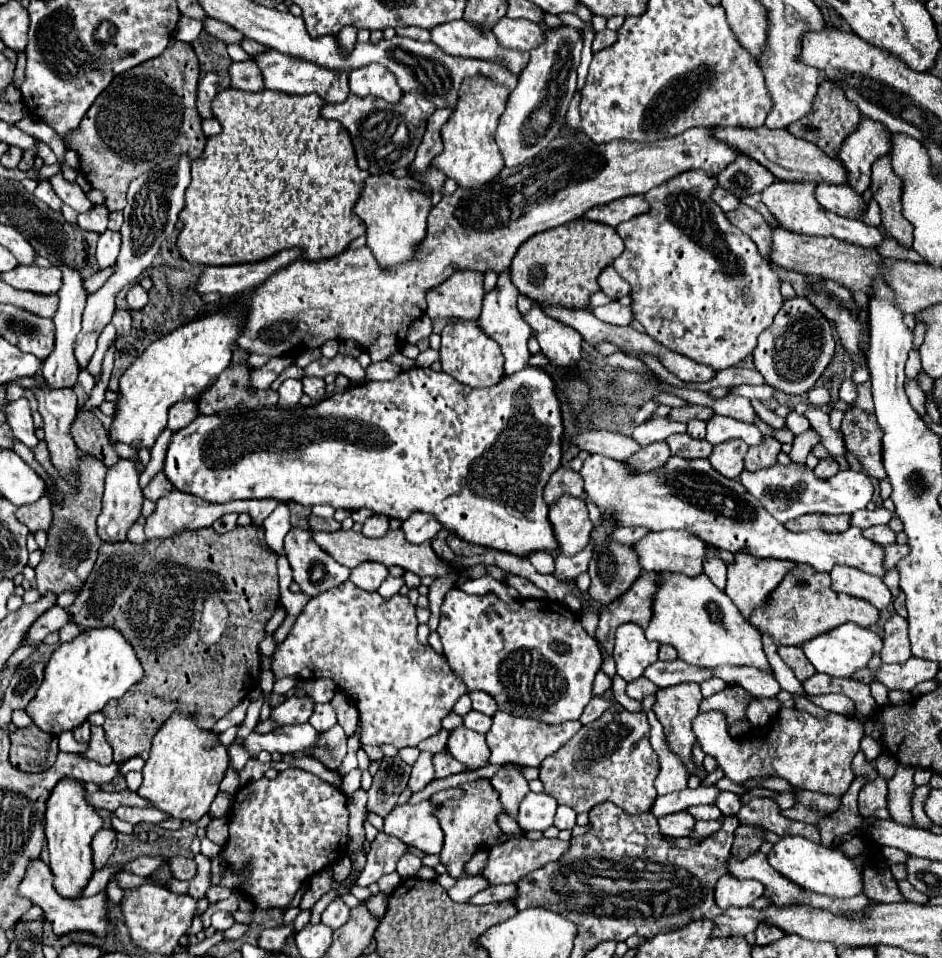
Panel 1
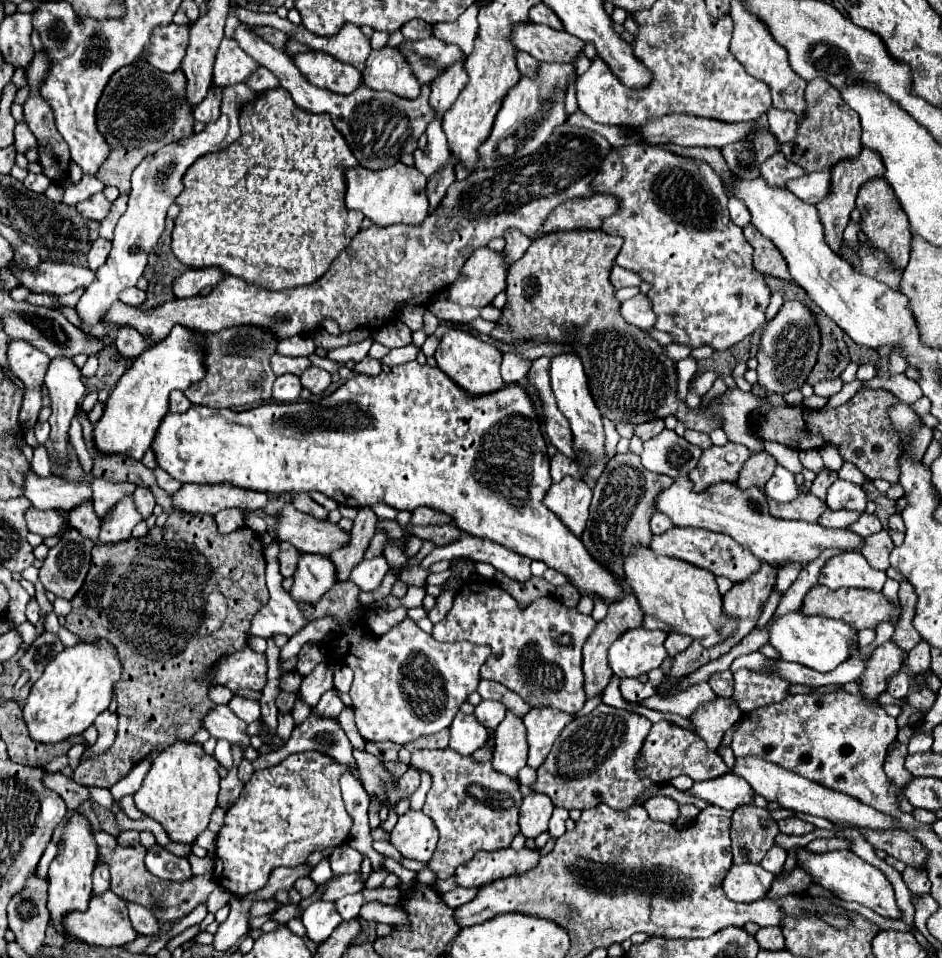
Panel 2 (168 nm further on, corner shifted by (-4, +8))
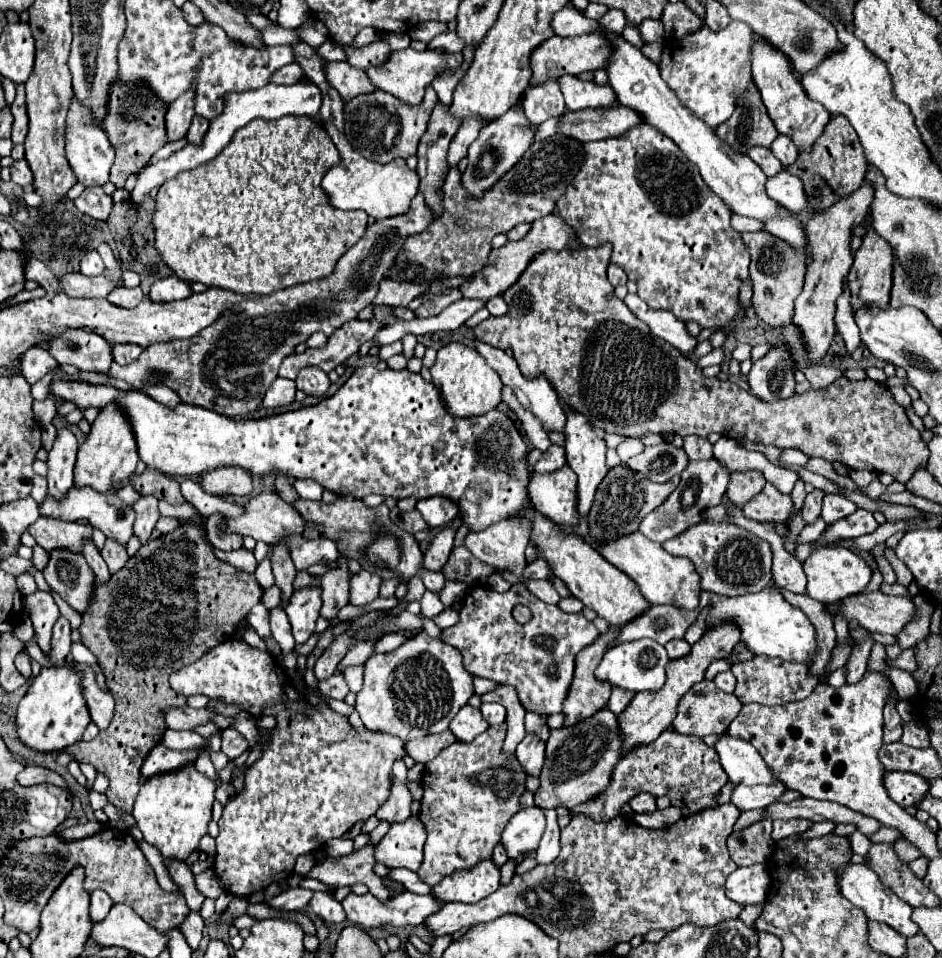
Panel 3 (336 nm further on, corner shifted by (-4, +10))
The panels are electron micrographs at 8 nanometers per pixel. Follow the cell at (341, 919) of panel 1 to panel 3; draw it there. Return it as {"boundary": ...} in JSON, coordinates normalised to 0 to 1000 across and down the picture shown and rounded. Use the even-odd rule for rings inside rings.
{"boundary":[[[393,931],[386,933],[386,935],[380,935],[380,933],[369,933],[365,939],[363,939],[363,946],[367,950],[367,958],[376,965],[382,965],[384,969],[399,969],[399,967],[442,967],[442,965],[448,965],[448,960],[452,960],[456,954],[465,952],[471,942],[465,939],[461,933],[439,933],[439,931],[429,931],[427,935],[423,937],[416,937],[412,939],[410,944],[403,944]]]}

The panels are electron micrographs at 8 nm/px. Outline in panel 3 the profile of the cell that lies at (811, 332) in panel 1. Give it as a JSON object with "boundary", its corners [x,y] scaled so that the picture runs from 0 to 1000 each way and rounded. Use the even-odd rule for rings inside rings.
{"boundary":[[[834,357],[817,361],[813,372],[798,380],[794,390],[796,409],[809,418],[826,418],[843,411],[843,386],[845,380],[841,376],[841,367]]]}

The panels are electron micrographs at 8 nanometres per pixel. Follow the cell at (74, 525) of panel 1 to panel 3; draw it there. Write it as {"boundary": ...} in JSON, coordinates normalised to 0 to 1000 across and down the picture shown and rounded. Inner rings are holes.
{"boundary":[[[59,572],[53,576],[53,587],[45,597],[59,620],[81,639],[91,639],[100,614],[100,597],[87,578],[79,578],[72,572]]]}

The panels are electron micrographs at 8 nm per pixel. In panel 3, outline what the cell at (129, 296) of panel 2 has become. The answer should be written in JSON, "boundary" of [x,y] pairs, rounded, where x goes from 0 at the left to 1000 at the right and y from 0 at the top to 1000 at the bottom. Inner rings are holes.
{"boundary":[[[127,299],[127,301],[121,301],[121,303],[115,307],[115,313],[117,313],[119,317],[127,317],[127,319],[132,319],[132,322],[142,322],[142,319],[149,317],[151,309],[153,309],[153,307],[151,307],[149,299],[144,299],[144,301]]]}

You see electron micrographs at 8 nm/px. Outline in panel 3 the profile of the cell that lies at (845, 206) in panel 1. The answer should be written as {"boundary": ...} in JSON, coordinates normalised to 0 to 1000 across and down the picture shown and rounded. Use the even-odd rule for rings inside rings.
{"boundary":[[[834,177],[826,180],[826,184],[815,186],[813,200],[826,209],[826,213],[834,215],[841,221],[849,221],[858,213],[858,203],[854,196],[854,190],[847,184],[837,182]]]}

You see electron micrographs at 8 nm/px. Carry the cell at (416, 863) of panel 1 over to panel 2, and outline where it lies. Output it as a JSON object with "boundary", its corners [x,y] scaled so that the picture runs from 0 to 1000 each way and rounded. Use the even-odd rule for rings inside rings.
{"boundary":[[[397,877],[397,887],[399,889],[403,889],[403,891],[408,891],[408,894],[414,894],[414,896],[418,896],[418,898],[427,898],[427,894],[425,894],[425,889],[414,881],[414,879],[403,879],[403,877]]]}

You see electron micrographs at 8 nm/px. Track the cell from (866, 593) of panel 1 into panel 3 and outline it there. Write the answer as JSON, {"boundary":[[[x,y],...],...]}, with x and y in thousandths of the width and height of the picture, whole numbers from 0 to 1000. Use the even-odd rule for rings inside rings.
{"boundary":[[[877,570],[877,572],[864,574],[860,582],[854,587],[854,599],[858,603],[858,612],[856,612],[858,620],[864,626],[870,626],[875,630],[885,630],[896,622],[917,618],[926,605],[926,593],[921,591],[921,587],[894,570]]]}

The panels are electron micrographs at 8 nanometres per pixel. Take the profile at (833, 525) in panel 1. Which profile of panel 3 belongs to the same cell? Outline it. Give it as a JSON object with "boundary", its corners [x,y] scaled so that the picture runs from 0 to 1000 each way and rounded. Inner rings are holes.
{"boundary":[[[815,503],[809,514],[790,528],[790,539],[805,545],[834,545],[841,532],[841,518],[826,514],[826,509]]]}

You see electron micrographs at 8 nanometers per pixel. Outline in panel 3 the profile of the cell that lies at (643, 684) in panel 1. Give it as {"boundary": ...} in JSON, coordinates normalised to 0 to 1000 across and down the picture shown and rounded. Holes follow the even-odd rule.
{"boundary":[[[652,718],[652,720],[650,720],[650,727],[648,727],[648,731],[645,731],[645,739],[652,741],[654,745],[658,745],[658,743],[669,735],[671,729],[673,729],[673,722],[667,722],[667,720],[662,720],[662,718]]]}

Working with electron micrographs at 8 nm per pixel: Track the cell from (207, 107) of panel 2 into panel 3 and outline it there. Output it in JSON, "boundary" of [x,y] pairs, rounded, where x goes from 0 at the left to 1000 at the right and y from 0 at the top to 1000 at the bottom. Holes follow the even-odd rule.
{"boundary":[[[206,121],[204,123],[204,132],[202,132],[202,136],[200,136],[200,148],[206,148],[206,150],[210,150],[210,146],[214,146],[214,142],[219,140],[219,134],[221,134],[221,125],[219,123],[214,123],[214,121]]]}

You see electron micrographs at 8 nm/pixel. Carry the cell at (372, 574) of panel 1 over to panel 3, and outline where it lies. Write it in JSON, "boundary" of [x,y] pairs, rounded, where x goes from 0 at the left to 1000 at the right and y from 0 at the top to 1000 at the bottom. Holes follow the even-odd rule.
{"boundary":[[[382,595],[372,605],[372,630],[386,633],[401,624],[406,603],[391,595]]]}

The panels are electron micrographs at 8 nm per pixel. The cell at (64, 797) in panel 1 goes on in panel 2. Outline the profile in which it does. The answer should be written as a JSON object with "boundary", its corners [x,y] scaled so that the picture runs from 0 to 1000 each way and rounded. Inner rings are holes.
{"boundary":[[[76,852],[74,858],[68,864],[68,873],[62,879],[64,887],[62,894],[53,902],[51,910],[51,950],[53,950],[53,965],[59,969],[59,973],[68,975],[66,960],[74,952],[89,952],[93,948],[93,942],[98,937],[98,910],[102,904],[102,894],[104,894],[104,883],[100,879],[96,860],[91,858],[89,852]]]}

